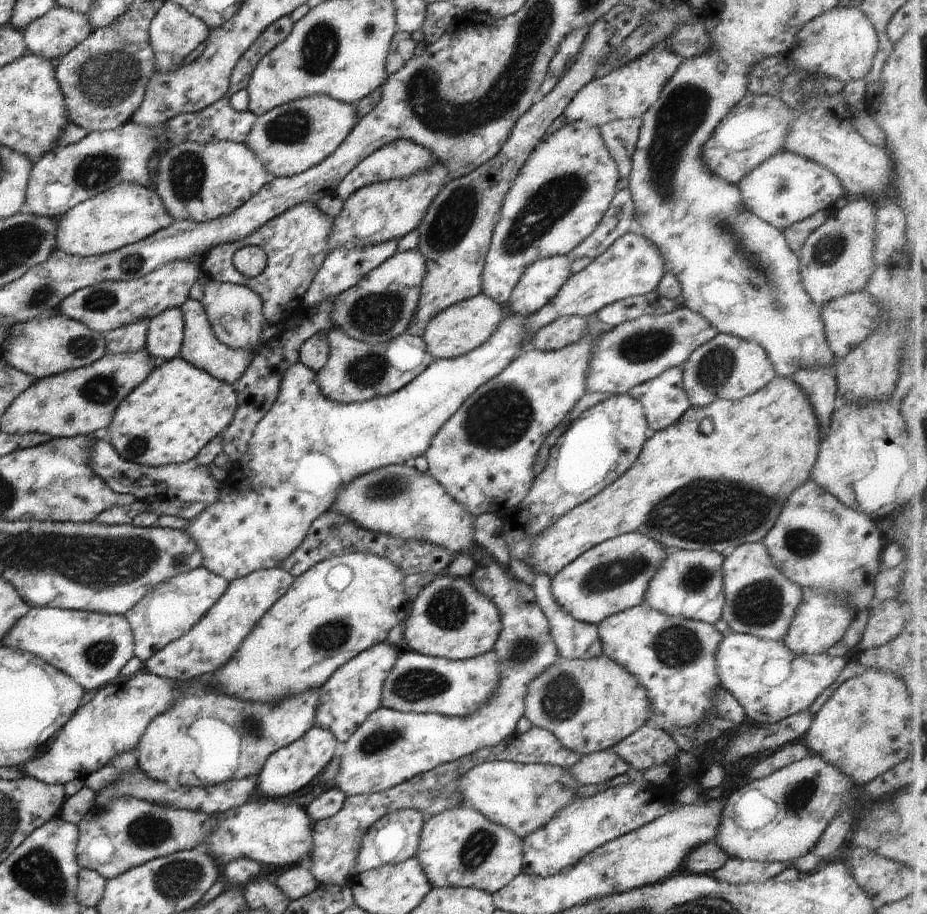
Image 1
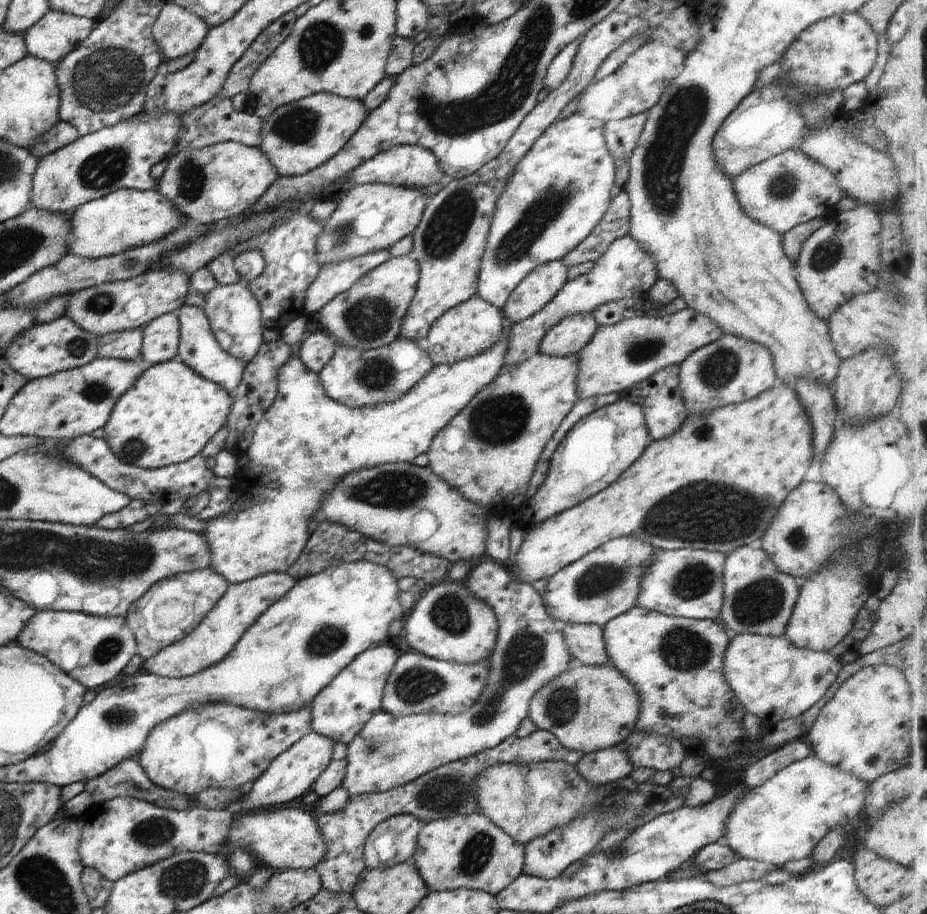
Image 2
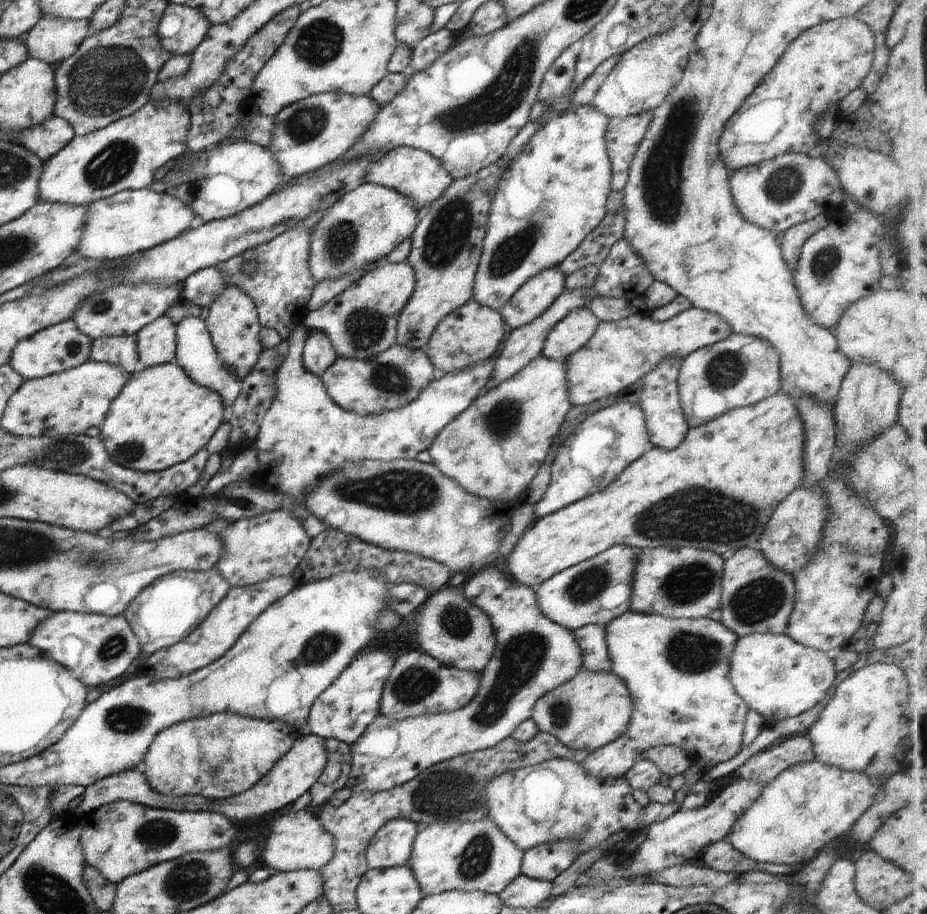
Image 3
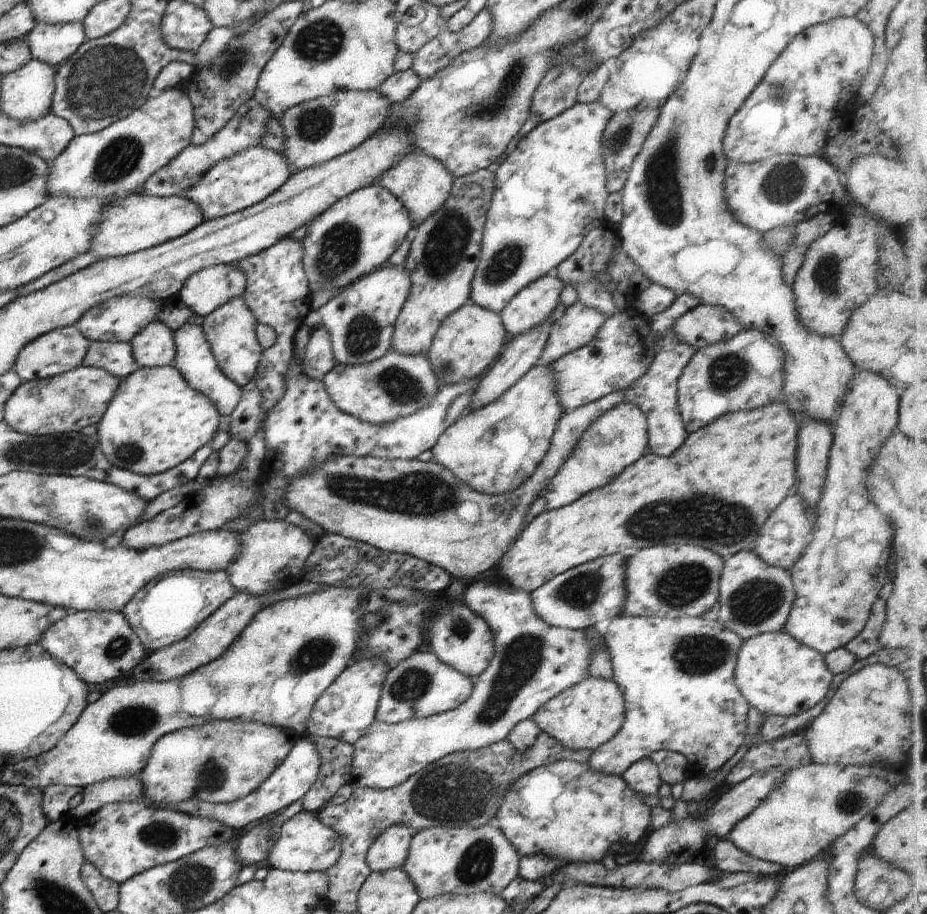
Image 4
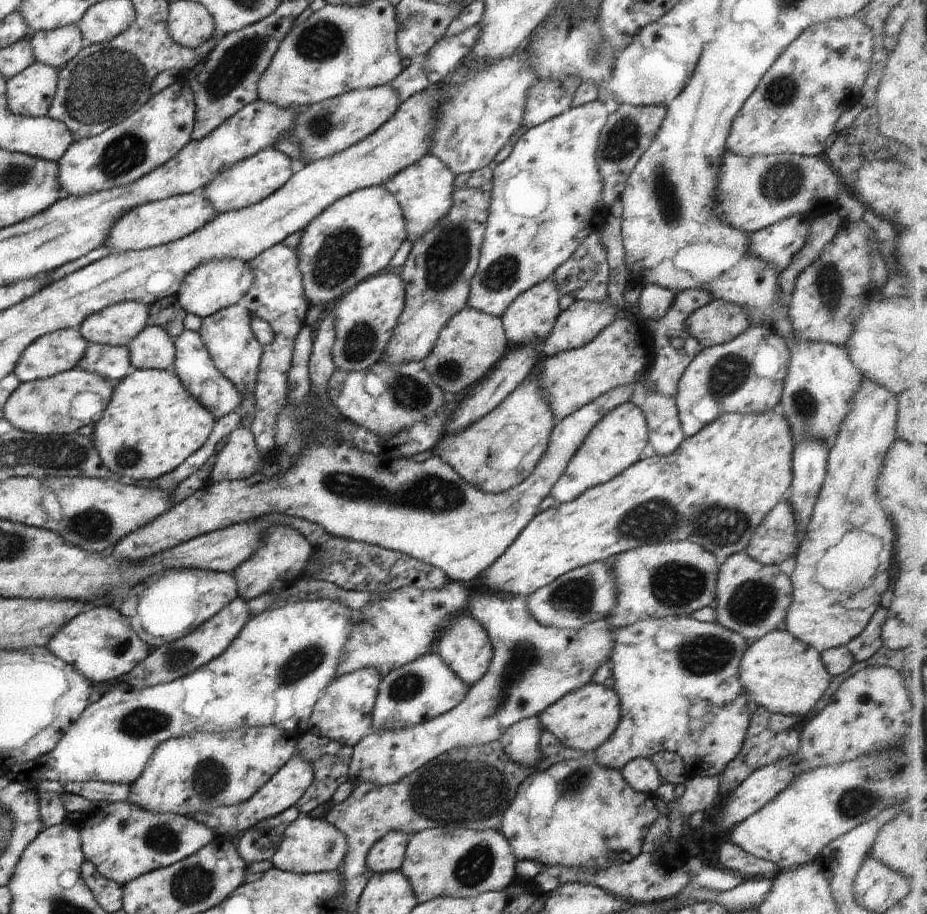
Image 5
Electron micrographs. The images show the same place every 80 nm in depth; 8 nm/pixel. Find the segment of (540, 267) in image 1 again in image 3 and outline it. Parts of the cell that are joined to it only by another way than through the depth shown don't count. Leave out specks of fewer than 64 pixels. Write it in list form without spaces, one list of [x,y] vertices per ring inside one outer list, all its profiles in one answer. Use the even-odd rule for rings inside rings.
[[[558,268],[539,272],[526,281],[500,310],[507,330],[531,323],[565,291],[566,275]]]

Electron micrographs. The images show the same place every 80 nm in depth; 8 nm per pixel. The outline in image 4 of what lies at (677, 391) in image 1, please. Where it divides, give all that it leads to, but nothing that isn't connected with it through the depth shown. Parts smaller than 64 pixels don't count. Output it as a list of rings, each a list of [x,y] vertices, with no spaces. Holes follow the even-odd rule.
[[[681,294],[675,298],[675,301],[664,312],[648,318],[651,330],[656,332],[657,351],[654,360],[646,374],[643,374],[636,382],[623,390],[625,402],[639,406],[646,417],[649,436],[648,452],[661,457],[672,456],[689,435],[680,417],[677,382],[684,367],[690,362],[692,355],[697,350],[679,339],[679,336],[675,335],[673,331],[673,326],[678,317],[690,312],[700,304],[701,300],[699,298],[691,294]]]

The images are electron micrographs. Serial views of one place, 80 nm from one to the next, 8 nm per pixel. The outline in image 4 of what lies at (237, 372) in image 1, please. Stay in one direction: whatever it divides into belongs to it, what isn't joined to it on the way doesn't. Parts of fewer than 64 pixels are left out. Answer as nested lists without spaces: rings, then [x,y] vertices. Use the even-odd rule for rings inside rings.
[[[183,324],[172,332],[175,342],[175,359],[172,366],[180,372],[192,390],[206,394],[210,400],[238,400],[240,387],[220,370],[201,325]]]

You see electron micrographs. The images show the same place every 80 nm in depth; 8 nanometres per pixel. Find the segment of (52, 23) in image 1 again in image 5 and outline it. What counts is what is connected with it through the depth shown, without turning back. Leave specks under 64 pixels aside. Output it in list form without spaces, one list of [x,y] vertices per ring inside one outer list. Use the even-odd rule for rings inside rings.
[[[69,25],[55,30],[38,30],[29,35],[35,61],[60,70],[84,46],[89,46],[78,26]]]

